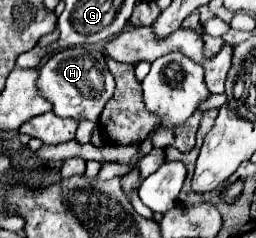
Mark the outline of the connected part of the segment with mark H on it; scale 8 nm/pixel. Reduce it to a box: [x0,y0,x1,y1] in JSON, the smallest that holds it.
[38,46,114,124]

